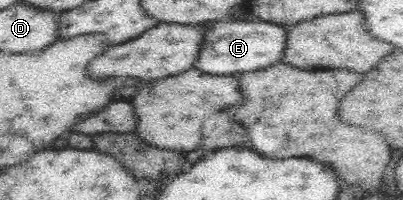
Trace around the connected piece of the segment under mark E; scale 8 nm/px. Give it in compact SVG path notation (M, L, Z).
M214 21L205 24L207 31L194 67L211 75L233 75L243 71L257 71L275 65L282 56L287 27L266 21Z

